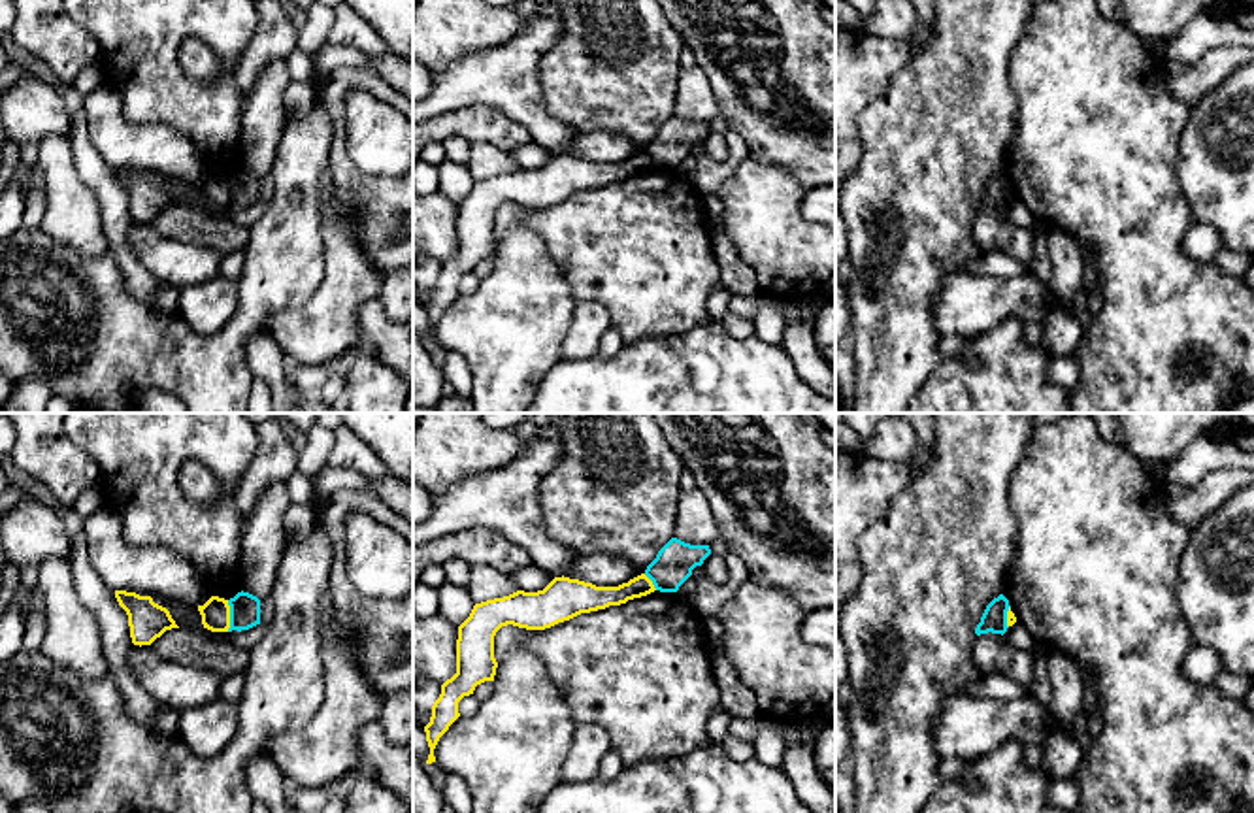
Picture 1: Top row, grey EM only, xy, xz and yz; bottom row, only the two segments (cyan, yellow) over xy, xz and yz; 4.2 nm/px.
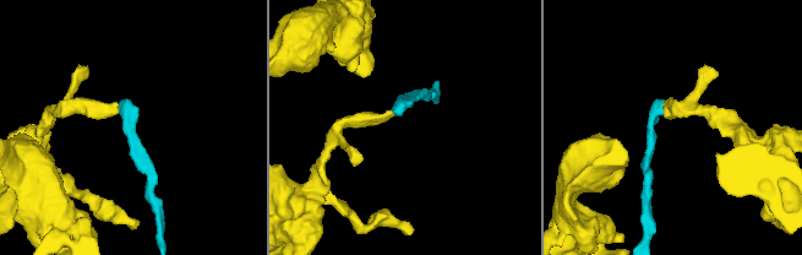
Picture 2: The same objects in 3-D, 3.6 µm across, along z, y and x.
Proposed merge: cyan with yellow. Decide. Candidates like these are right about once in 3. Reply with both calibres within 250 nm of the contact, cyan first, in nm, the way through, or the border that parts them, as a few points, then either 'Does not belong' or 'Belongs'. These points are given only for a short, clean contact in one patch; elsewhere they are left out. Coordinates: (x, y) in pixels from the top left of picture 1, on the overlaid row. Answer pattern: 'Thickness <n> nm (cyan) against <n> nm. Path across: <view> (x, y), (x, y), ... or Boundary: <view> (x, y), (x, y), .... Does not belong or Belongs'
Thickness 130 nm (cyan) against 130 nm. Boundary: xy (227, 600), (229, 630). Does not belong

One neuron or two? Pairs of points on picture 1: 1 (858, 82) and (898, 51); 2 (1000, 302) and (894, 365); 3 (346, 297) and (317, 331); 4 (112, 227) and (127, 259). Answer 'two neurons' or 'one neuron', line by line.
1: one neuron
2: two neurons
3: one neuron
4: one neuron

